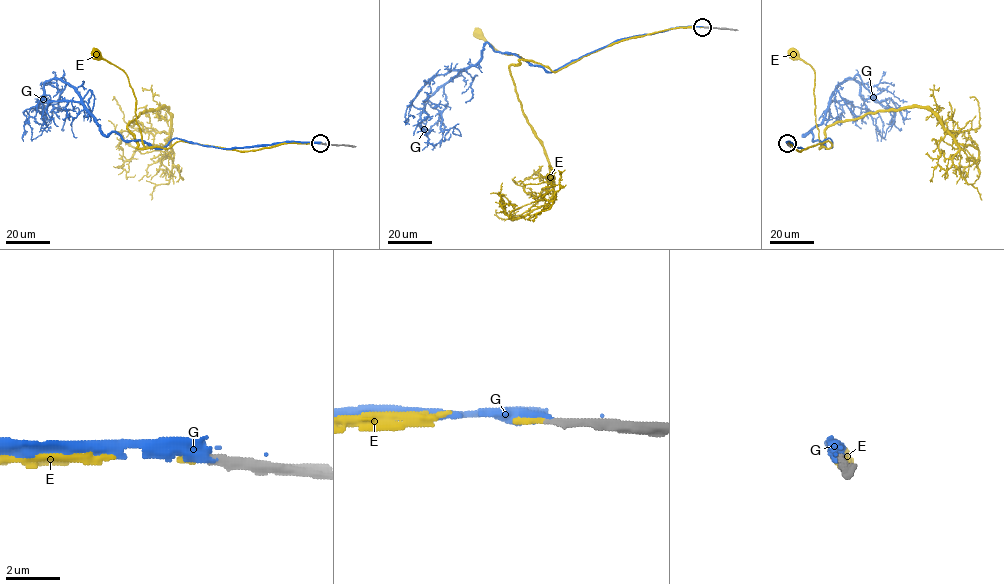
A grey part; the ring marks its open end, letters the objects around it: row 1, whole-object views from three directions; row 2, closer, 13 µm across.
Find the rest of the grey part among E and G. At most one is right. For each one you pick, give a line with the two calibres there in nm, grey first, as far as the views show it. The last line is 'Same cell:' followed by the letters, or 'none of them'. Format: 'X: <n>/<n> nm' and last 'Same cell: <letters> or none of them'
E: 320/240 nm
Same cell: E

